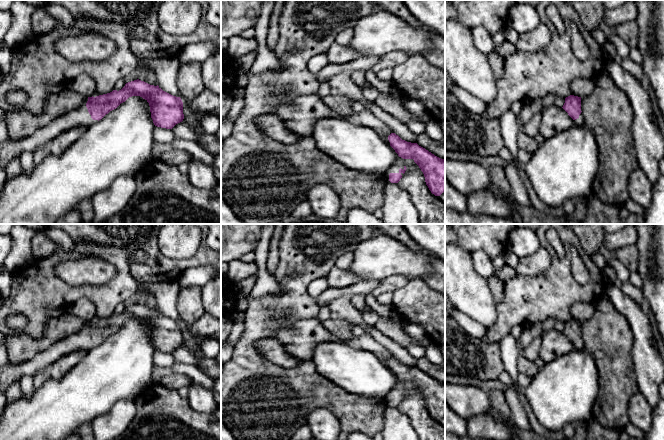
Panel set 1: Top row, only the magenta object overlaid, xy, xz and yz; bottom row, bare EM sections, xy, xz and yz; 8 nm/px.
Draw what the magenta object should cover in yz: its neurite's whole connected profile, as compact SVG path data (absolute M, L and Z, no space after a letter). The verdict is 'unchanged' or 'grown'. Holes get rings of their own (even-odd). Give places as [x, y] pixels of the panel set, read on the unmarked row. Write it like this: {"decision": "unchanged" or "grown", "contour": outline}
{"decision": "grown", "contour": "M574 319L566 321L562 332L573 343L575 349L584 349L584 340L581 335L581 321Z"}

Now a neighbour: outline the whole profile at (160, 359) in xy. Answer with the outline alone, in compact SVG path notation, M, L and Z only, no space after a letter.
M154 351L153 354L153 364L157 367L168 368L172 367L175 360L171 353L161 352L161 351Z

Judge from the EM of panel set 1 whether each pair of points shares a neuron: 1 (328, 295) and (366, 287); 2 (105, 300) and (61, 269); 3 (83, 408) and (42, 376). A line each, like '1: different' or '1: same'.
1: same
2: different
3: different

